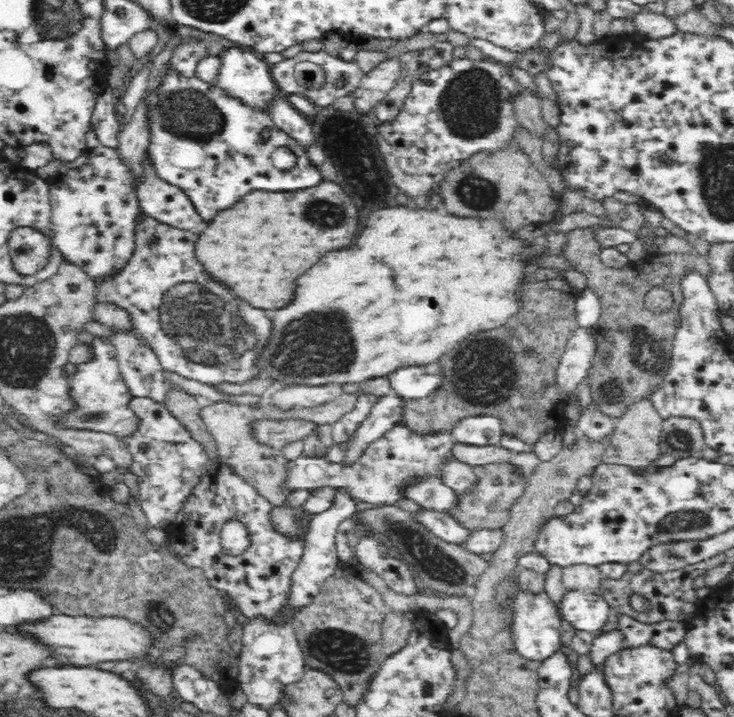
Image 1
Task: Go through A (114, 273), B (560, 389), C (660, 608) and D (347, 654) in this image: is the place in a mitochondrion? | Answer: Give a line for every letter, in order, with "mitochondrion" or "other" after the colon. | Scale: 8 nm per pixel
A: other
B: other
C: other
D: mitochondrion

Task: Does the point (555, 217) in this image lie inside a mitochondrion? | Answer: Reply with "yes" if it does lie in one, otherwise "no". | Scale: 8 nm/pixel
no

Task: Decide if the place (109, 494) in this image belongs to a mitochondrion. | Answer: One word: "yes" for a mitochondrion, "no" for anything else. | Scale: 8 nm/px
no

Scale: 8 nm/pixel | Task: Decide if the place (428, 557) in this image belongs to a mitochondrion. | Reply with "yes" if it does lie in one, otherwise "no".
yes

